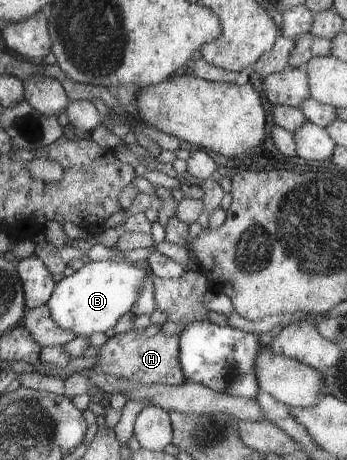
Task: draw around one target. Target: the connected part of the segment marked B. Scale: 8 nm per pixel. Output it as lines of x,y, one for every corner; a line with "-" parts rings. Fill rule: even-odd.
127,258
87,262
71,276
62,276
46,303
55,323
78,336
107,331
135,305
148,271

